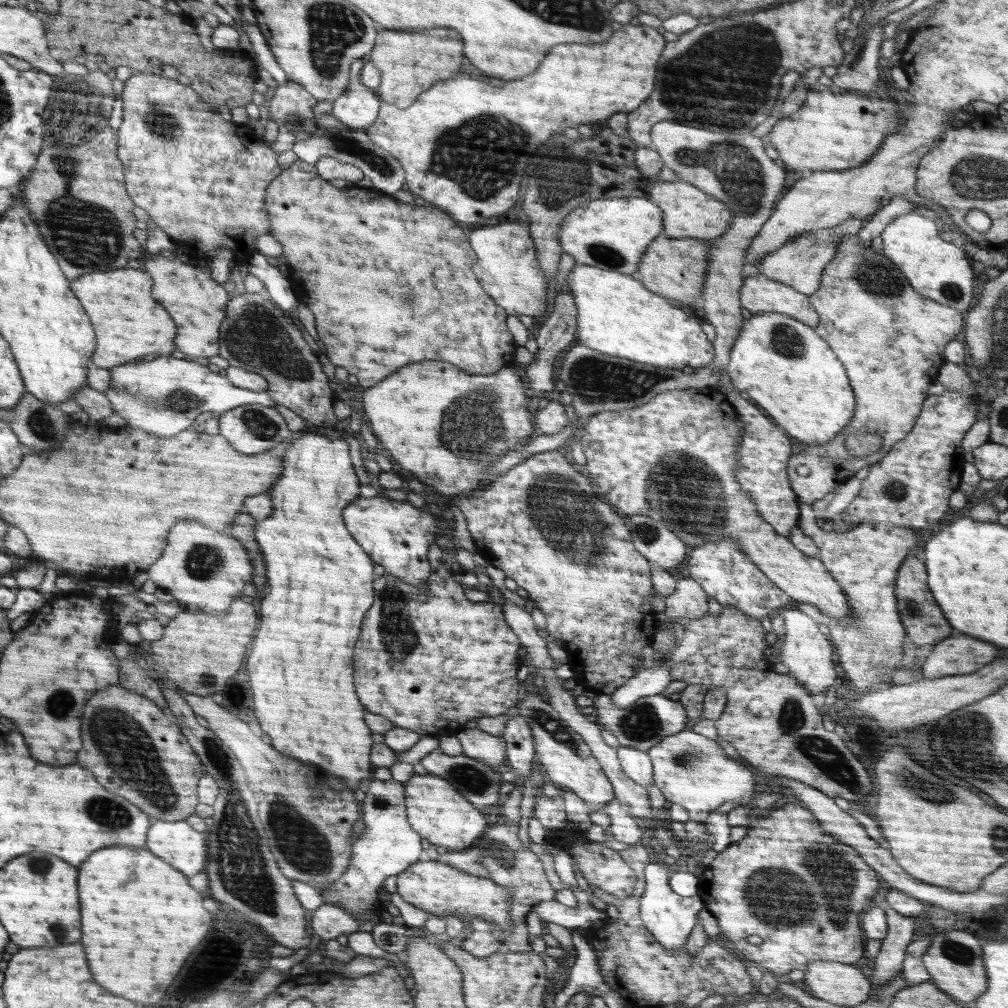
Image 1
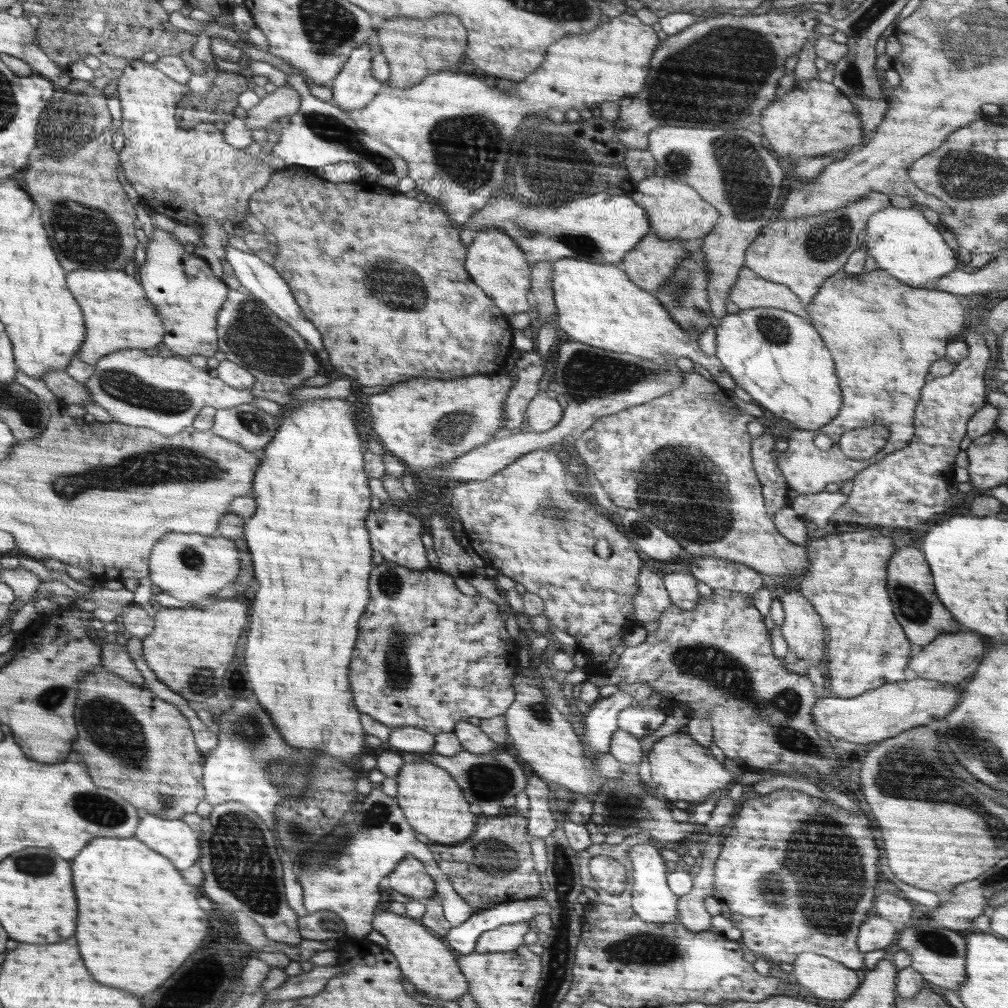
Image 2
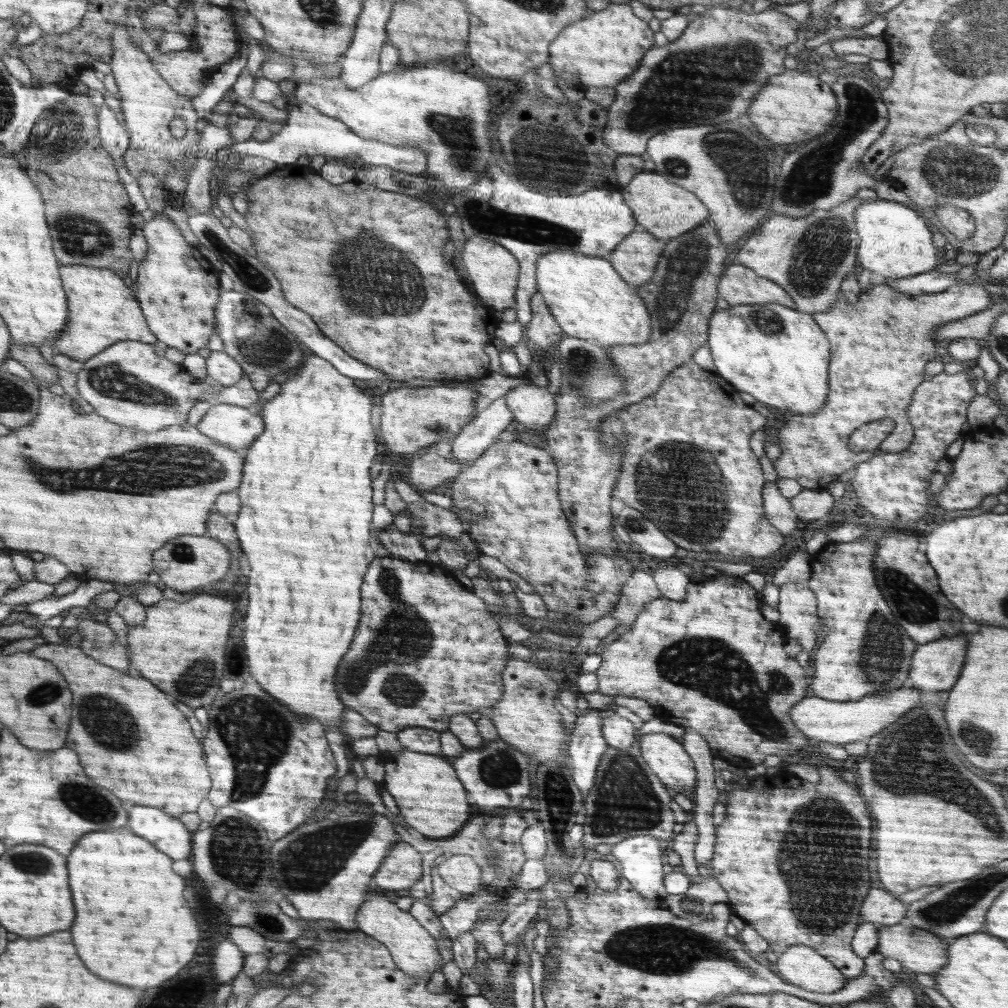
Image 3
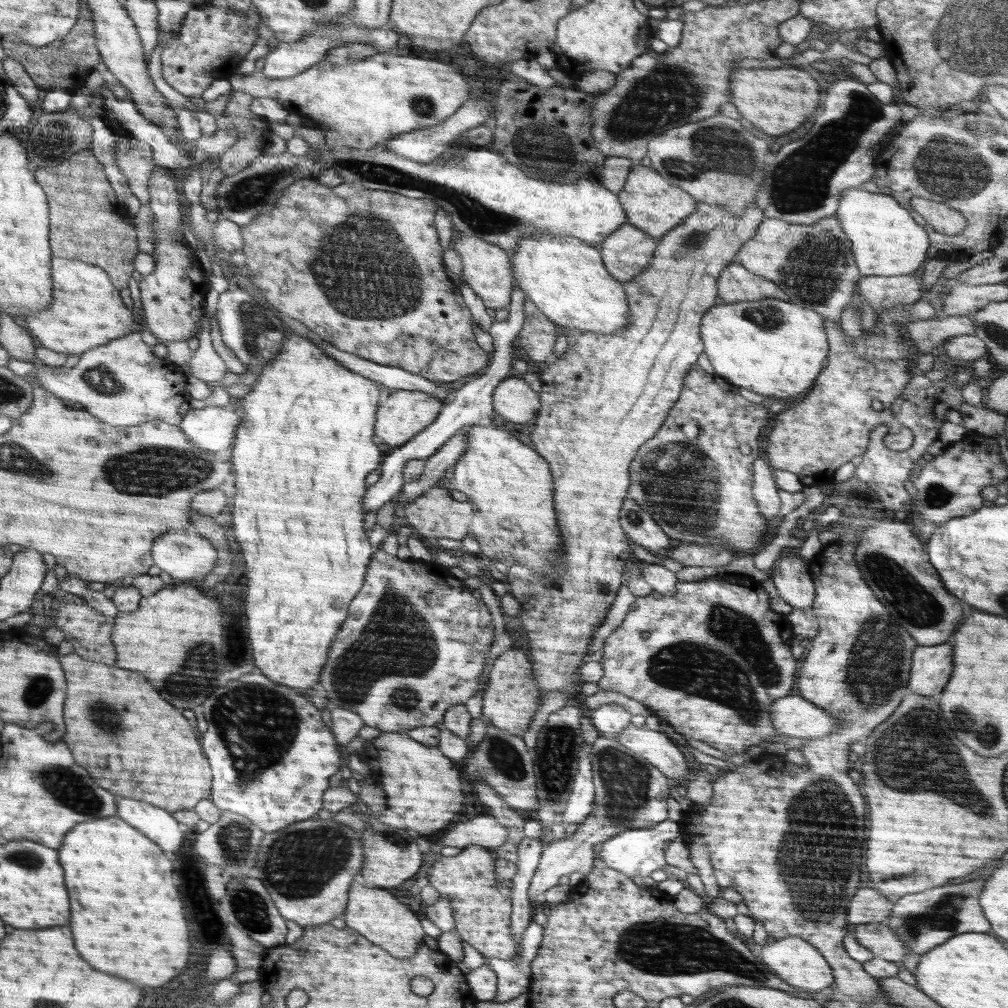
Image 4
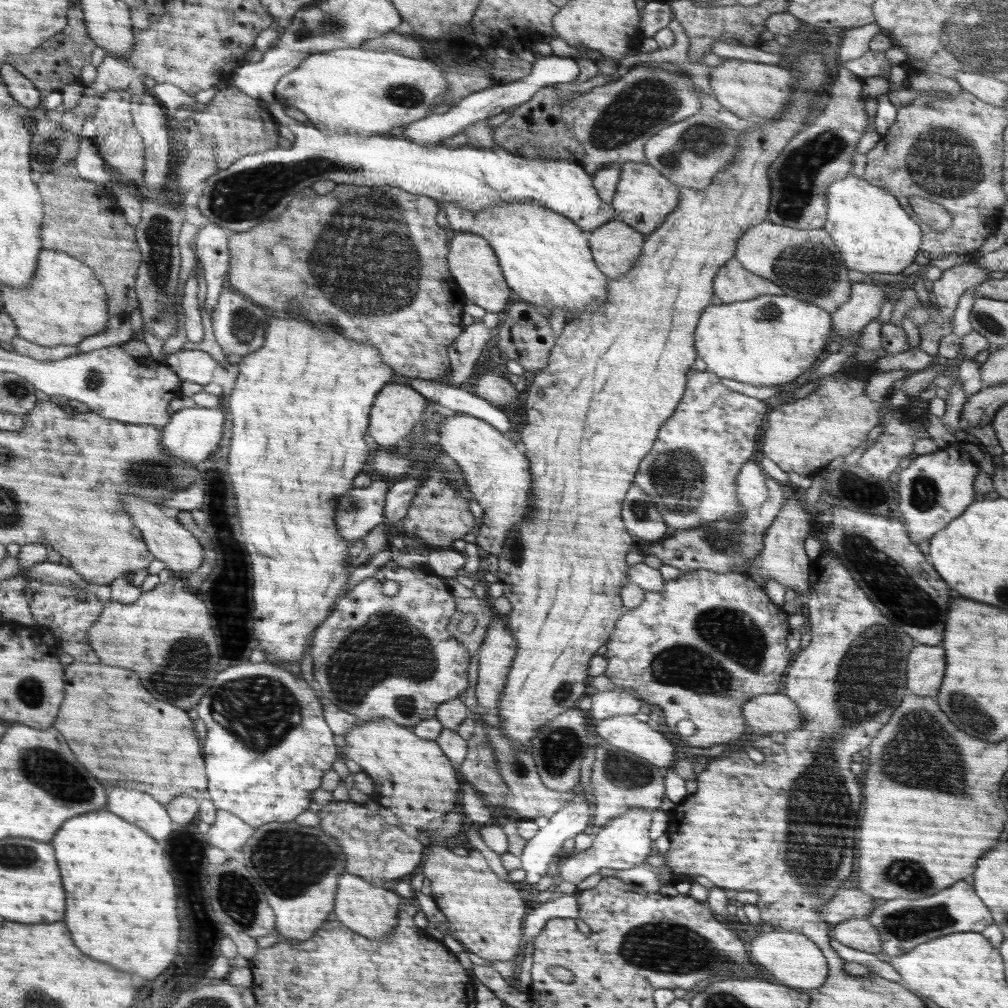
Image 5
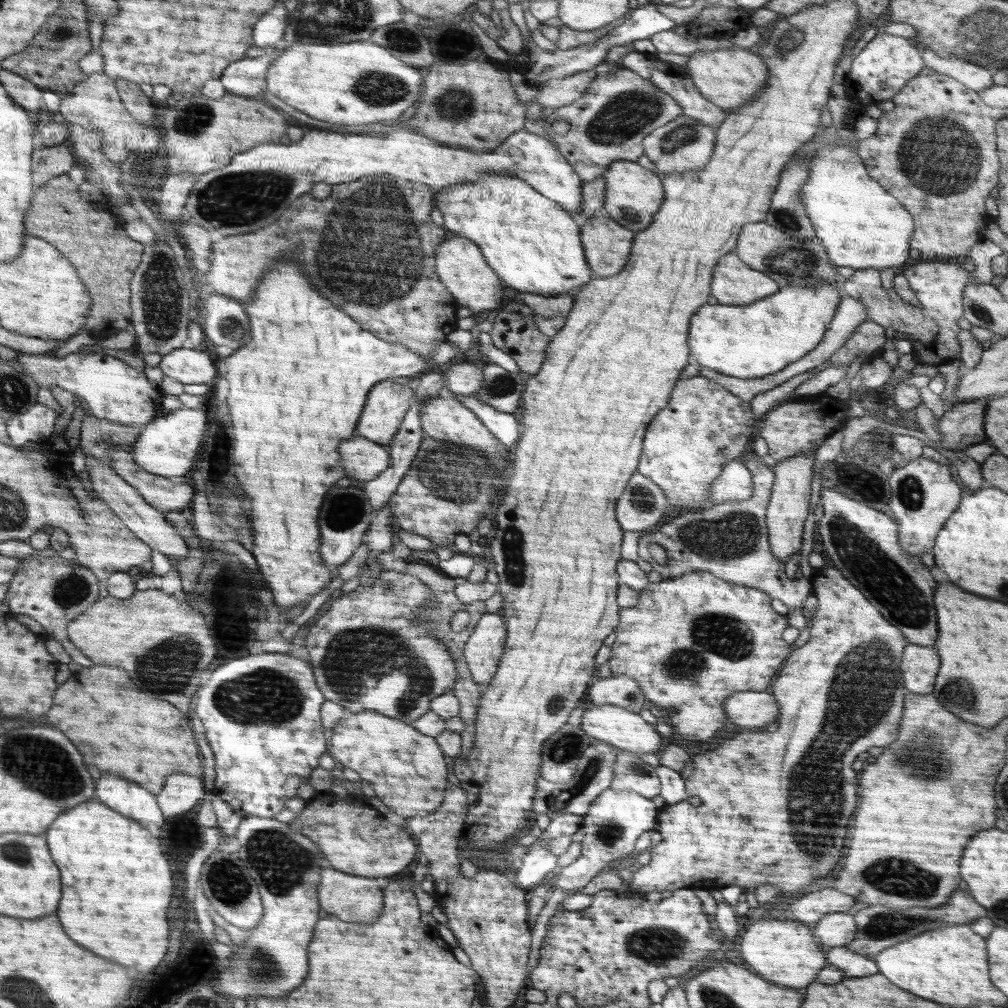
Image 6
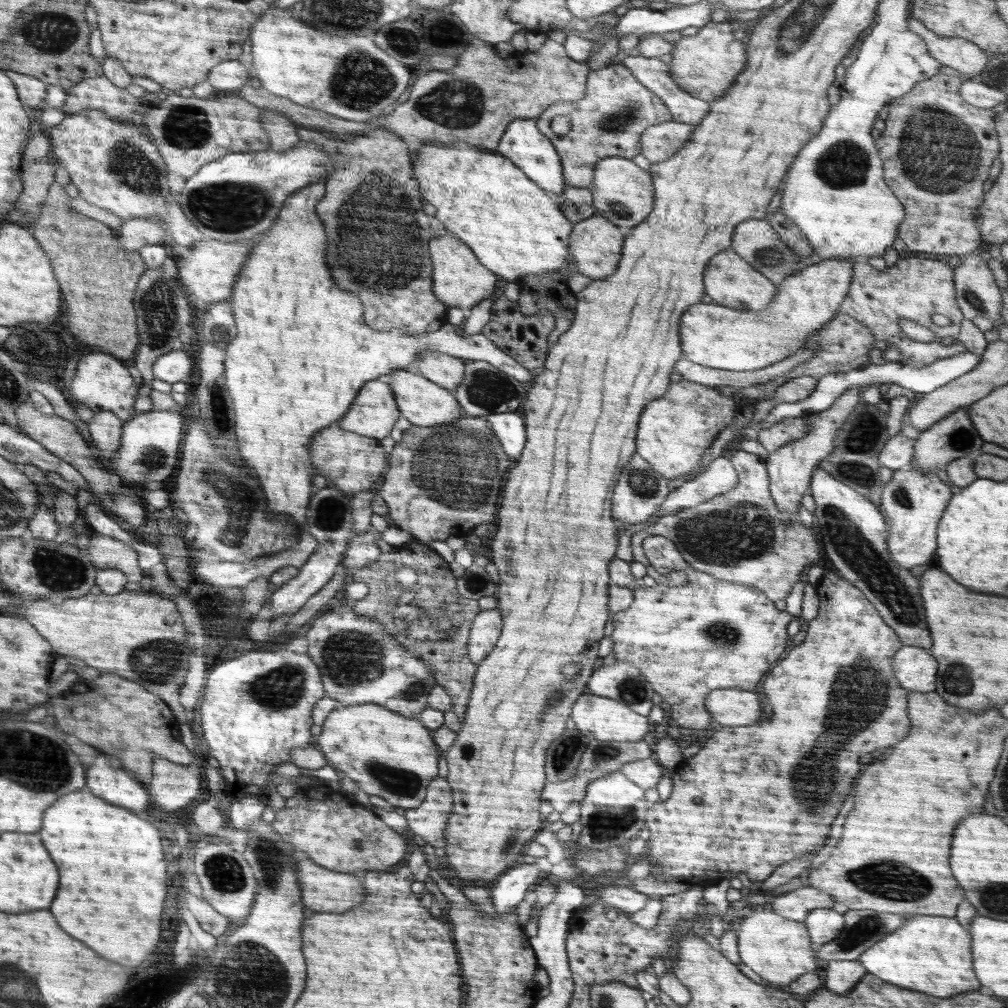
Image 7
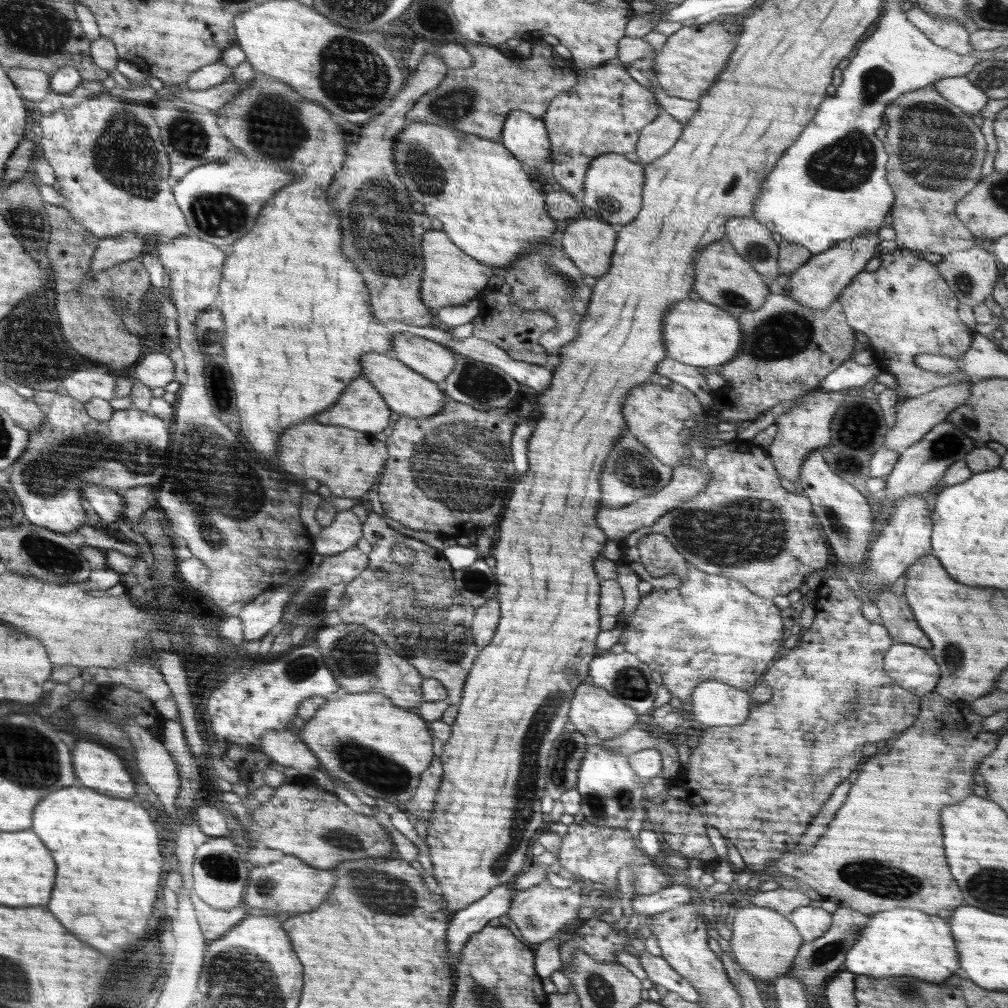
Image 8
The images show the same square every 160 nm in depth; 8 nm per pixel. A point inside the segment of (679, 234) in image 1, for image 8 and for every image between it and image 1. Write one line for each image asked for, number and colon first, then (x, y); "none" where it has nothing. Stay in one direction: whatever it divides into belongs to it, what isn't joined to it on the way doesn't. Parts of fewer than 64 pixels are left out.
2: (675, 211)
3: (660, 207)
4: (651, 204)
5: (644, 197)
6: (633, 194)
7: (623, 192)
8: (614, 185)

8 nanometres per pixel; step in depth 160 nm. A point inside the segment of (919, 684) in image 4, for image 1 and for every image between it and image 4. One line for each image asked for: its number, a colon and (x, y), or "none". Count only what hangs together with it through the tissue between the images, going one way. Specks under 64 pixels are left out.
1: (962, 655)
2: (950, 658)
3: (935, 666)

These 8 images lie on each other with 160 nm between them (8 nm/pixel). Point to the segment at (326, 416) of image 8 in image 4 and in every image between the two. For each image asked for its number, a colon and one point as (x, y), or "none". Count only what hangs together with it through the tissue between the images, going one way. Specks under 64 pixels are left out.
4: (403, 414)
5: (397, 409)
6: (388, 402)
7: (374, 416)

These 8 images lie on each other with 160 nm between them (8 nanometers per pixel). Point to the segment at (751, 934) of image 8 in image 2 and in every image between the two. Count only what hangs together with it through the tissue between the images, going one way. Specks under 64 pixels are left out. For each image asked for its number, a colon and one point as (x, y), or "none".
2: (825, 978)
3: (801, 965)
4: (794, 960)
5: (792, 958)
6: (786, 952)
7: (779, 950)

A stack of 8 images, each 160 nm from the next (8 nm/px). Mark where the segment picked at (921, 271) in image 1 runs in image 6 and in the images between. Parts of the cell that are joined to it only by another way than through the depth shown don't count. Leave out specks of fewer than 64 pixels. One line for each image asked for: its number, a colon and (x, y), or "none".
2: (903, 243)
3: (895, 242)
4: (885, 241)
5: (874, 235)
6: (861, 225)

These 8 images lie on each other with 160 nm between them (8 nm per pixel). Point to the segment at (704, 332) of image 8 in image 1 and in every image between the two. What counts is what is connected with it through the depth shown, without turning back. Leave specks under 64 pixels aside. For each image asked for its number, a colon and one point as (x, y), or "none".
1: (785, 366)
2: (779, 359)
3: (780, 356)
4: (775, 348)
5: (771, 340)
6: (746, 341)
7: (716, 336)

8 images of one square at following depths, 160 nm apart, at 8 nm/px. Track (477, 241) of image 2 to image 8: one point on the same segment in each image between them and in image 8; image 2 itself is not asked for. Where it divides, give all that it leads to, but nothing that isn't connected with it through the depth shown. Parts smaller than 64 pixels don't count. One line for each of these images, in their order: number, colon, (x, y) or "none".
3: (492, 269)
4: (486, 269)
5: (476, 270)
6: (461, 267)
7: (460, 280)
8: (451, 277)

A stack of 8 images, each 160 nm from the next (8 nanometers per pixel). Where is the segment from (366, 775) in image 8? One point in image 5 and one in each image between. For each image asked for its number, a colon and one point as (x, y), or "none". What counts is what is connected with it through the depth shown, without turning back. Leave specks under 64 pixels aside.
5: (413, 775)
6: (406, 768)
7: (393, 757)

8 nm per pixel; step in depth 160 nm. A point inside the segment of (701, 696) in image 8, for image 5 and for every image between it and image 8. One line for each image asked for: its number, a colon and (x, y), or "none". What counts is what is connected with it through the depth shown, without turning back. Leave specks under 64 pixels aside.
5: (772, 714)
6: (752, 710)
7: (730, 708)

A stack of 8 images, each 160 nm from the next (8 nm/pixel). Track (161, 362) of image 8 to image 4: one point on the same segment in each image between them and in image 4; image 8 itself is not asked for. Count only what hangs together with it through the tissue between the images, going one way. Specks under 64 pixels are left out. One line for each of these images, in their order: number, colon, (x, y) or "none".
4: (205, 363)
5: (194, 365)
6: (188, 365)
7: (174, 366)

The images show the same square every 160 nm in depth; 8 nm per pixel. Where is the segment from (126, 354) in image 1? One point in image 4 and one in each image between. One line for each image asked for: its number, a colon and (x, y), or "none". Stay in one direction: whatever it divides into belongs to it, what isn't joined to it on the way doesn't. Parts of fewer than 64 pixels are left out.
2: (120, 316)
3: (105, 311)
4: (87, 311)

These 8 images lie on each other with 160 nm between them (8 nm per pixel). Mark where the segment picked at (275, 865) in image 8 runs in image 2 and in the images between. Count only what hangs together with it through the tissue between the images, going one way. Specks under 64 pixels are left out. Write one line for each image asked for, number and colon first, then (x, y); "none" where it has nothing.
2: (428, 962)
3: (416, 951)
4: (376, 914)
5: (371, 910)
6: (352, 898)
7: (323, 891)

